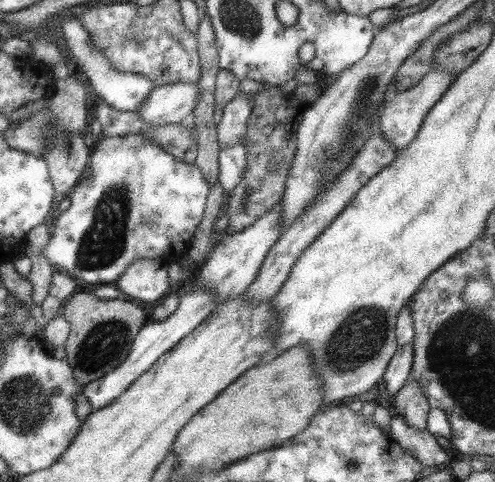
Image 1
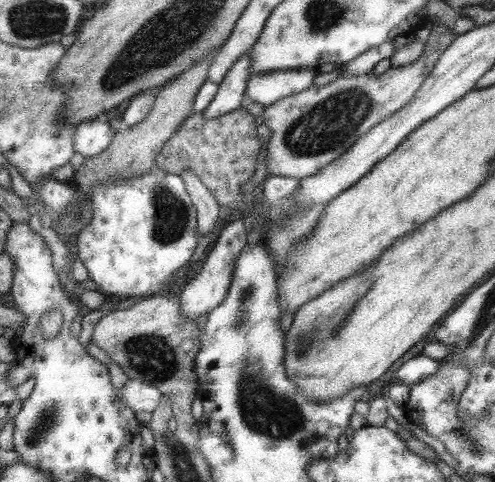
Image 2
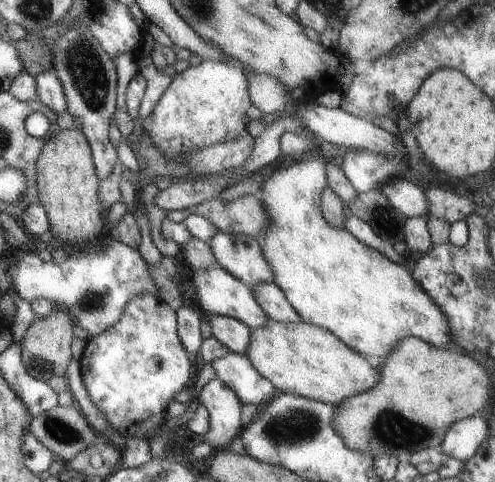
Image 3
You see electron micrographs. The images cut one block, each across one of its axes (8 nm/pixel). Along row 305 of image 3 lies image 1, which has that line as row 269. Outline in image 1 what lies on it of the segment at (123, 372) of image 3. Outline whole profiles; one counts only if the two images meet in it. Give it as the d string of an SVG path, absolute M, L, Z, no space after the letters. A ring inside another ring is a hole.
M149 260L131 264L125 274L113 282L113 286L135 302L153 302L157 298L161 300L167 292L171 292L167 280L167 264Z

